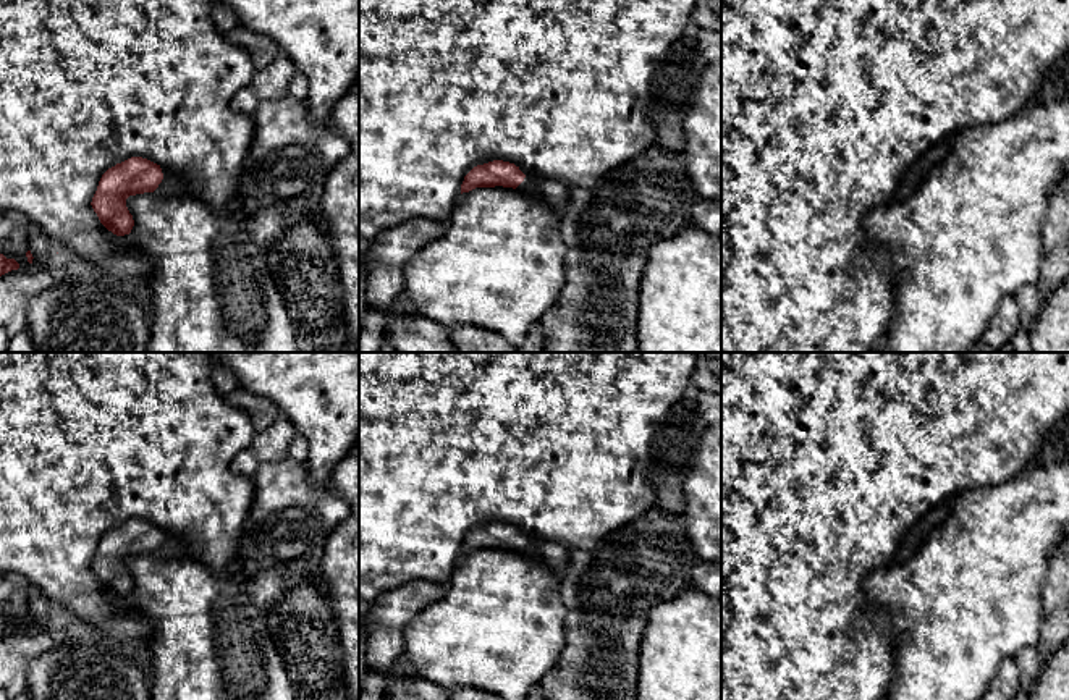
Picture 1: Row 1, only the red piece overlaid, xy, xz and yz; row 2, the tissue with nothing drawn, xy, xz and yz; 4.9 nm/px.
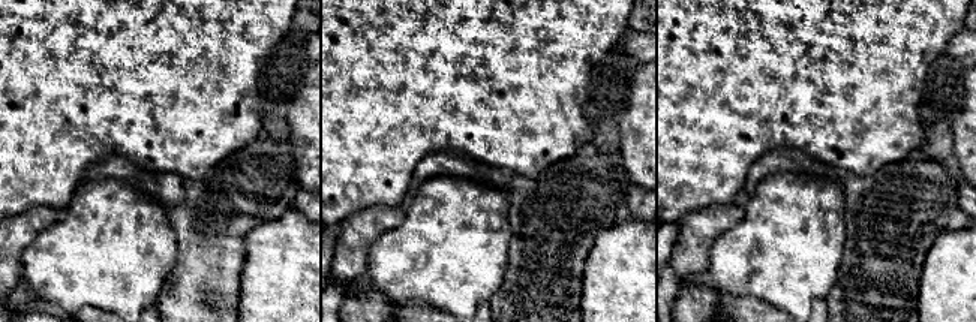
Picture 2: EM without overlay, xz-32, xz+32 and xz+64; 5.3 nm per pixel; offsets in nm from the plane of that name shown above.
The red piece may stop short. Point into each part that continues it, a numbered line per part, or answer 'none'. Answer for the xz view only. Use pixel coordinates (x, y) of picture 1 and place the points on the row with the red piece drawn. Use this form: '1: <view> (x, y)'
1: xz (555, 194)

